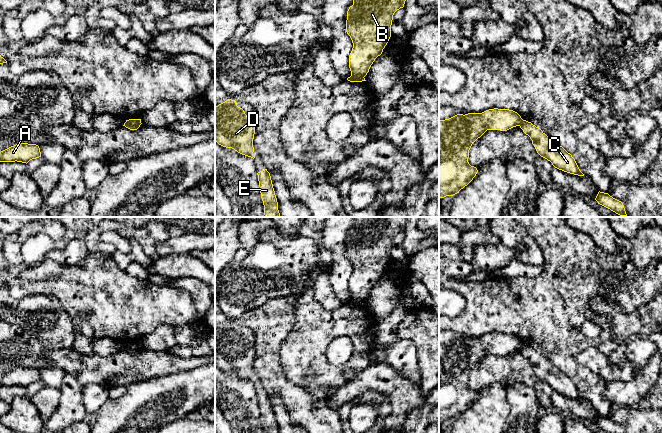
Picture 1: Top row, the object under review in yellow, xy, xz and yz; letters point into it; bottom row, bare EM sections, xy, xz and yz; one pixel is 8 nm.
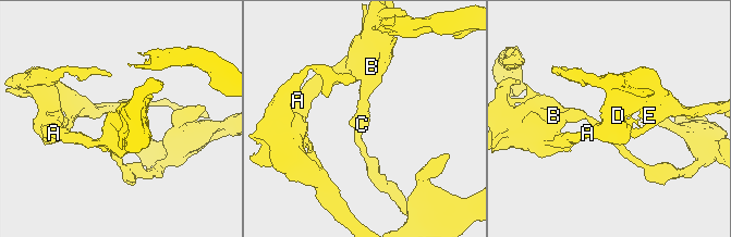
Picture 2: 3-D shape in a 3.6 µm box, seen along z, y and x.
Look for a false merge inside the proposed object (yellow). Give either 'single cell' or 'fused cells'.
fused cells

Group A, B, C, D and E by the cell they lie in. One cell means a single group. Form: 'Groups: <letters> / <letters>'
Groups: A B D E / C

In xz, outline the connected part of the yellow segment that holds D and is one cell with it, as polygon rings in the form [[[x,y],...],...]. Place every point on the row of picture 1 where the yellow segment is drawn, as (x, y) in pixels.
[[[235,100],[215,106],[215,142],[219,145],[254,159],[254,134],[255,116],[247,116]]]

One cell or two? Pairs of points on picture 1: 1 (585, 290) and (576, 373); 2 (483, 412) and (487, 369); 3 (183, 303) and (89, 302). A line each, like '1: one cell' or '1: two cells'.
1: one cell
2: two cells
3: one cell

